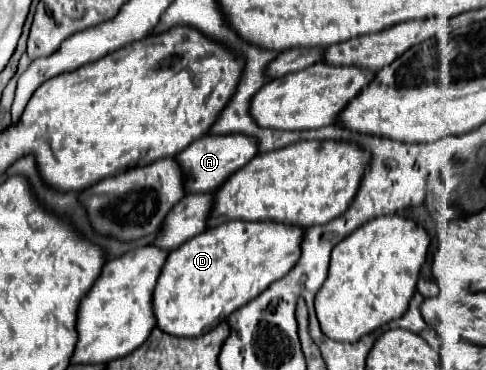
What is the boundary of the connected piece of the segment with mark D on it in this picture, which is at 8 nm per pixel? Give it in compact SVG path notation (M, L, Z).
M222 223L214 229L206 229L204 233L196 235L194 239L186 241L182 247L168 253L166 263L160 271L158 283L154 287L154 317L156 327L170 335L178 337L198 337L218 323L222 323L230 313L234 313L244 303L252 301L260 295L270 283L282 279L294 263L300 259L300 243L302 243L302 229L288 227L280 223Z

